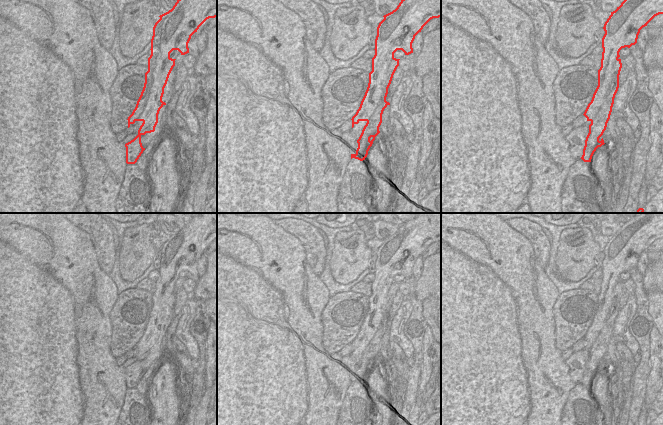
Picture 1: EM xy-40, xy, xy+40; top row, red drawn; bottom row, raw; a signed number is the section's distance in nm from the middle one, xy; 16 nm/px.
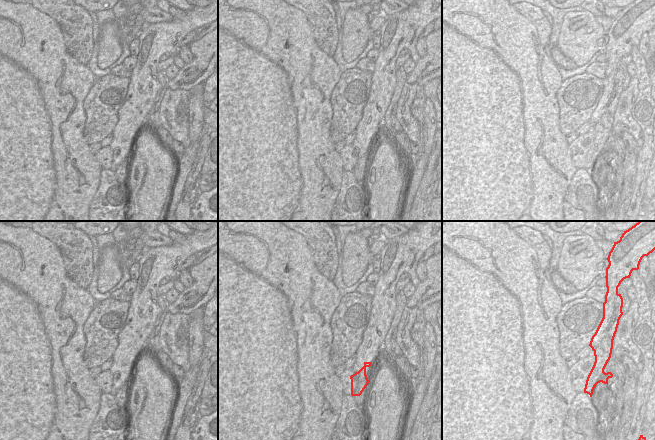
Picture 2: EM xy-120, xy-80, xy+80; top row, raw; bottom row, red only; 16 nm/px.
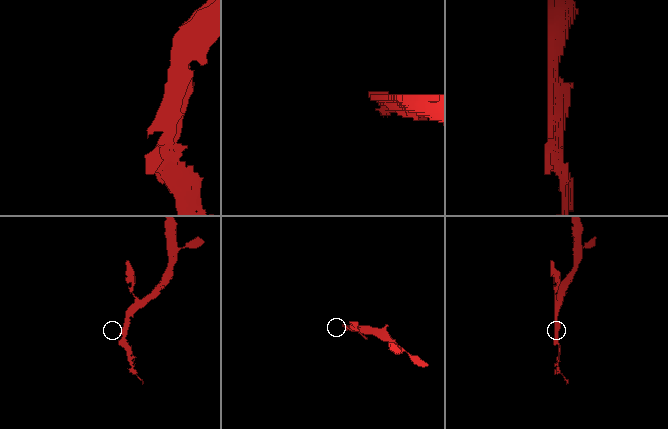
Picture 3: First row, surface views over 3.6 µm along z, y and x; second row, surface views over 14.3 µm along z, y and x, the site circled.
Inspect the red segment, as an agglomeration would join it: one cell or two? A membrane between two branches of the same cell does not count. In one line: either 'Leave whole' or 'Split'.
Split.

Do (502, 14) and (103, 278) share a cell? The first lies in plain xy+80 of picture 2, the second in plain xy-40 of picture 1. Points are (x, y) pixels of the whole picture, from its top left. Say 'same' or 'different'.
different

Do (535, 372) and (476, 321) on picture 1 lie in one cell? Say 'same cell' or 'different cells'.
same cell

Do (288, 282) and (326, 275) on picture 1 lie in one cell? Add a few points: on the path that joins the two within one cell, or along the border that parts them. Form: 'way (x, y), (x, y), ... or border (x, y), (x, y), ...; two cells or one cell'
border (318, 275), (330, 296); two cells

